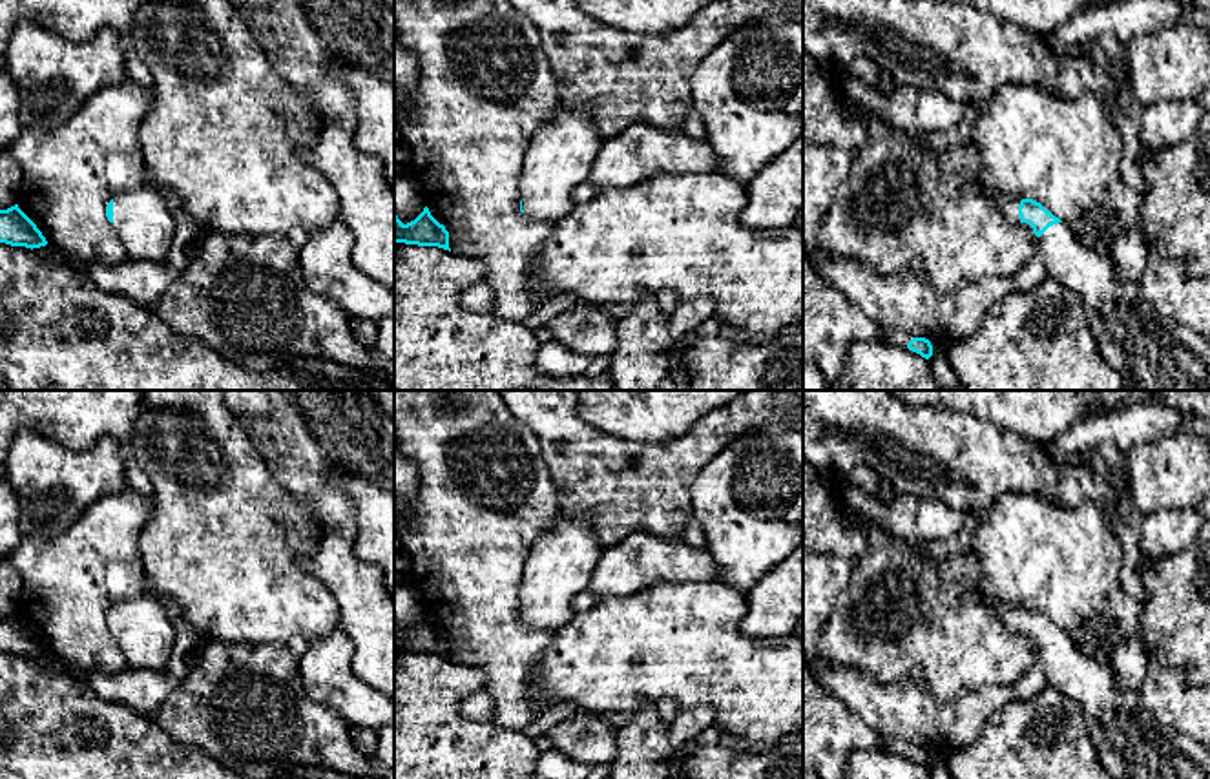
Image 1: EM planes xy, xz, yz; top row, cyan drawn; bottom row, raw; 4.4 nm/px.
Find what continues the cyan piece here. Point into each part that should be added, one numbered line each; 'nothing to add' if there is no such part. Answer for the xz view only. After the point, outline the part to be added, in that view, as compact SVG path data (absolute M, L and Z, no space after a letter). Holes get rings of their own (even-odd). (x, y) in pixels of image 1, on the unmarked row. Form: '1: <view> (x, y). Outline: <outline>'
1: xz (559, 566). Outline: M558 514L526 560L518 600L529 629L557 631L571 620L571 600L589 587L602 551L593 527Z

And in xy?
1: xy (143, 630). Outline: M148 591L113 606L111 635L130 668L162 670L175 646L173 622Z

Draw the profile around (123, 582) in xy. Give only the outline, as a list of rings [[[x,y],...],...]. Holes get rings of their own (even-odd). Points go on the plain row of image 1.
[[[126,487],[95,500],[55,538],[22,536],[5,560],[20,576],[18,617],[37,633],[47,653],[62,659],[73,671],[115,675],[130,668],[106,626],[106,615],[120,600],[148,591],[139,538],[153,507],[153,496]]]

